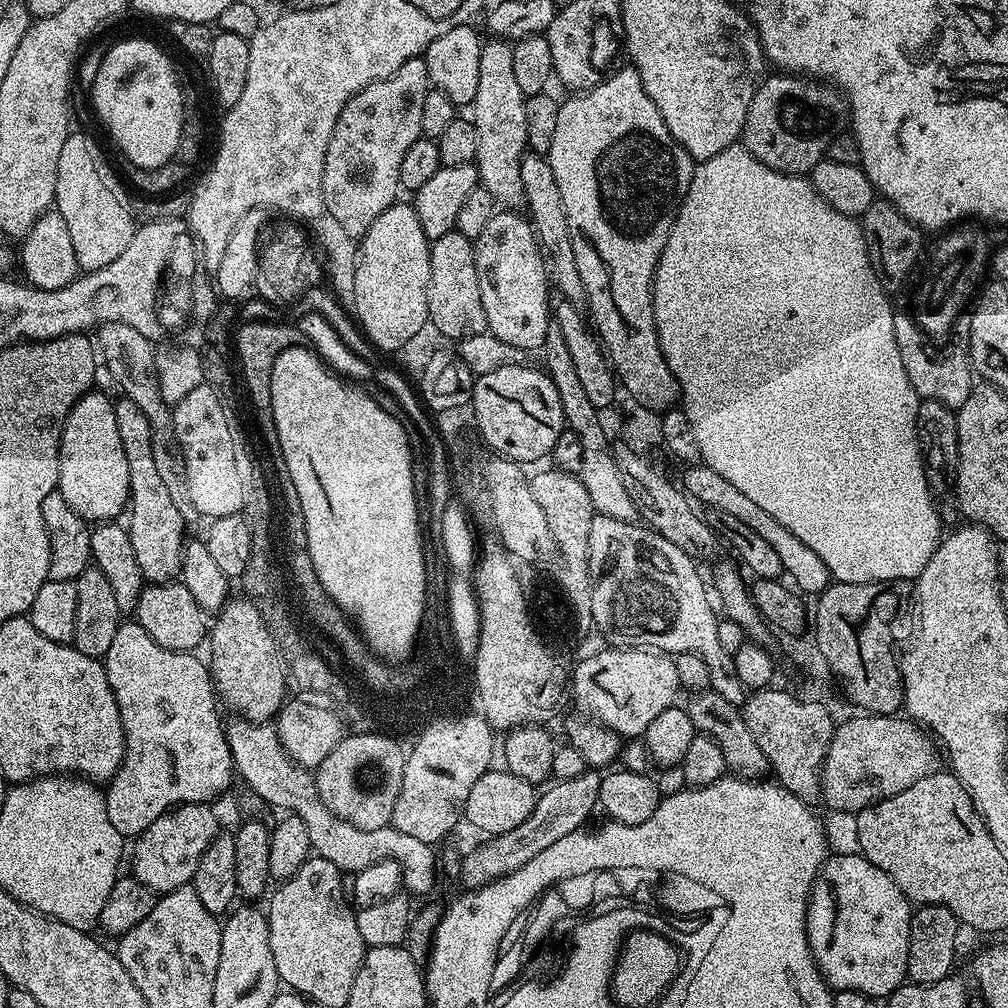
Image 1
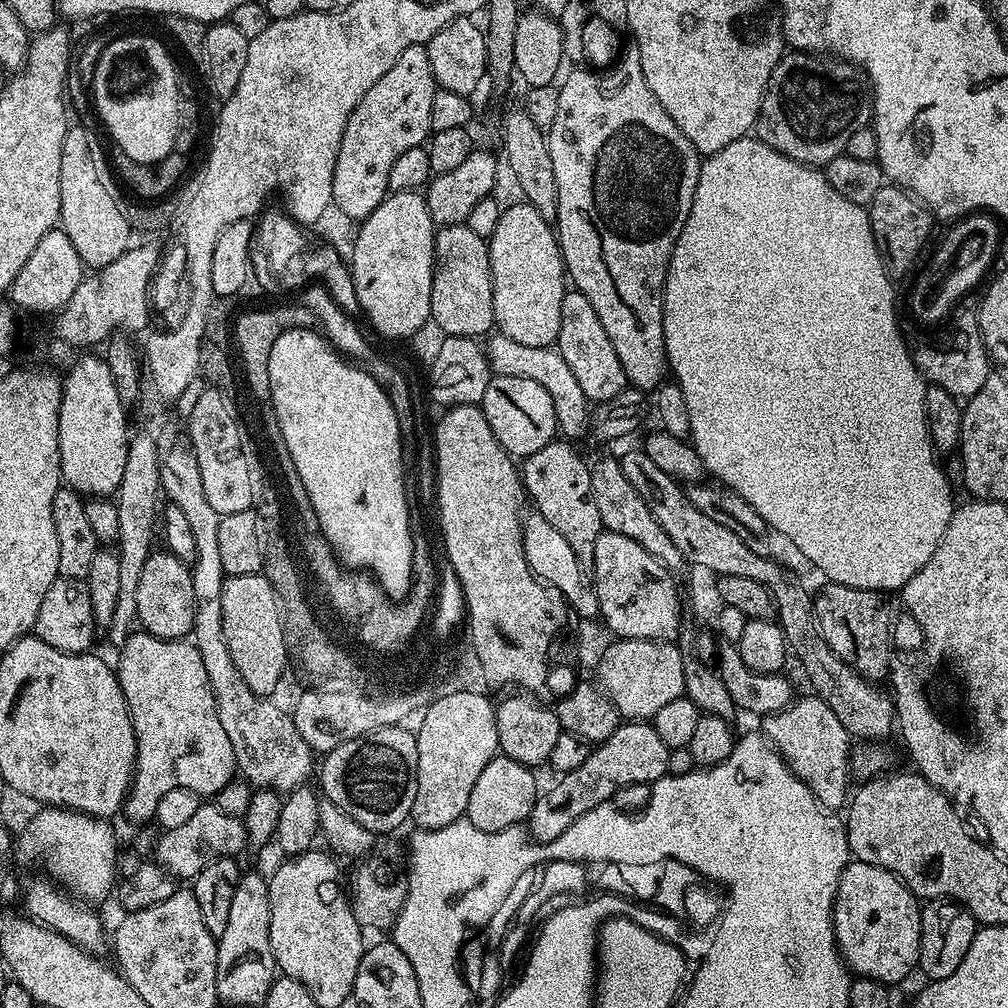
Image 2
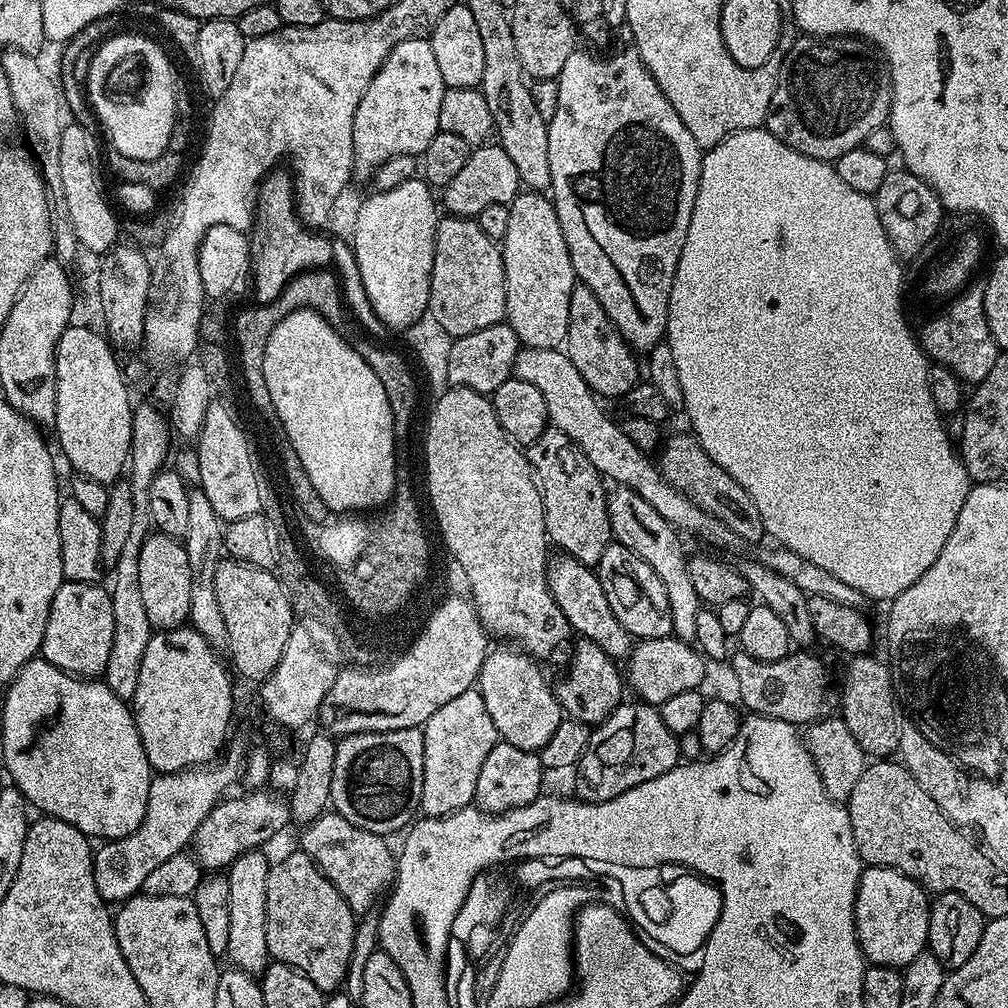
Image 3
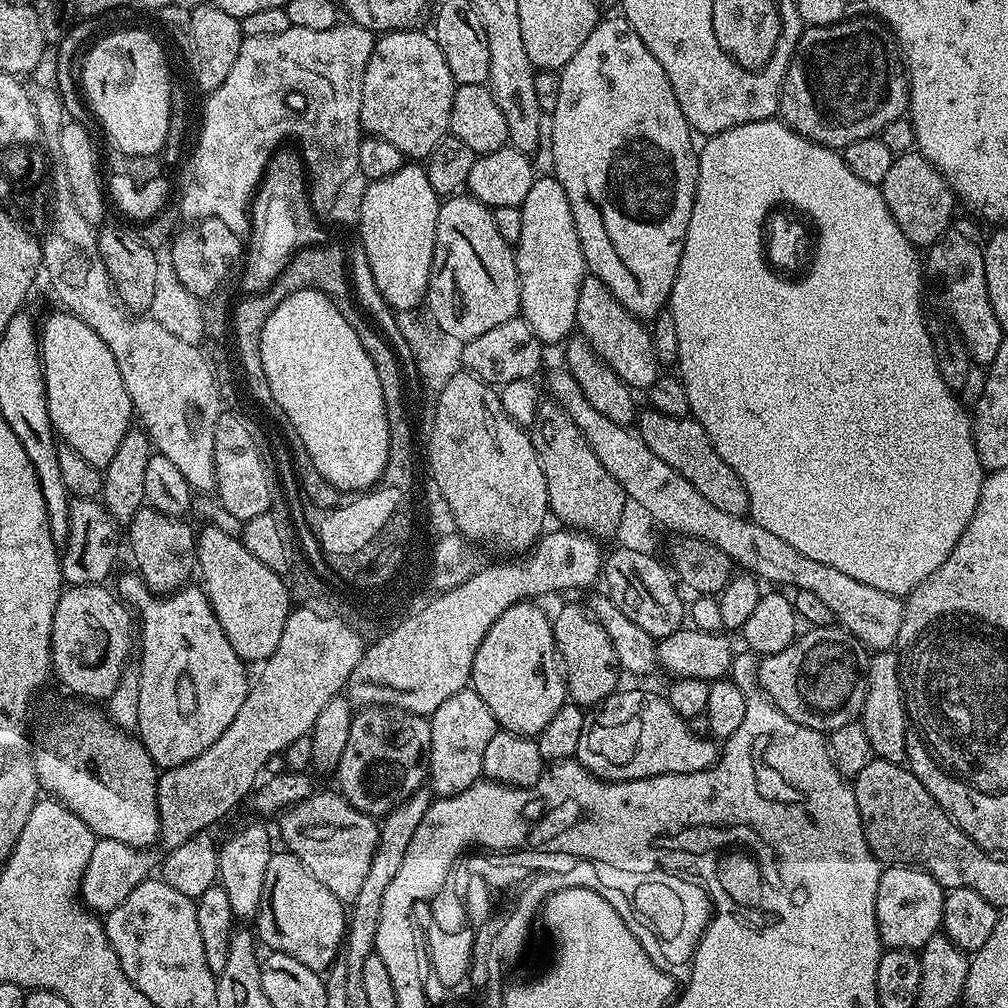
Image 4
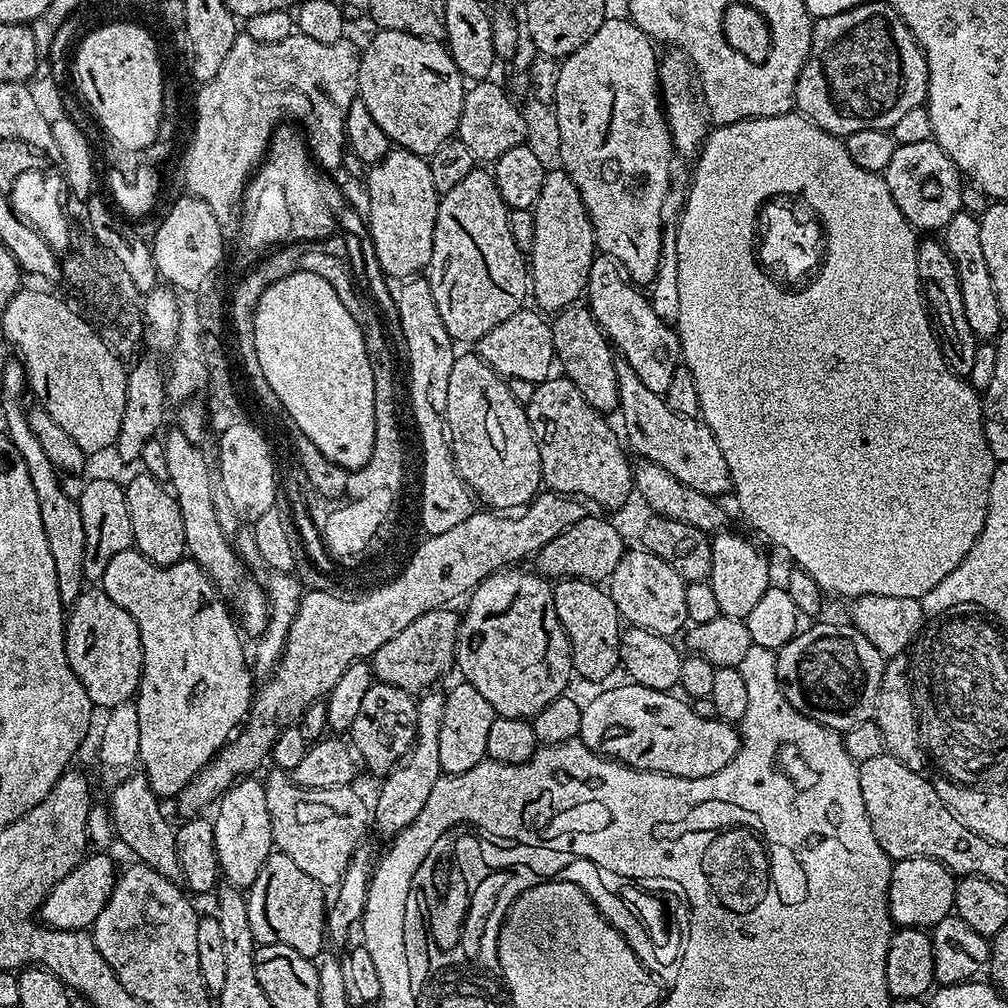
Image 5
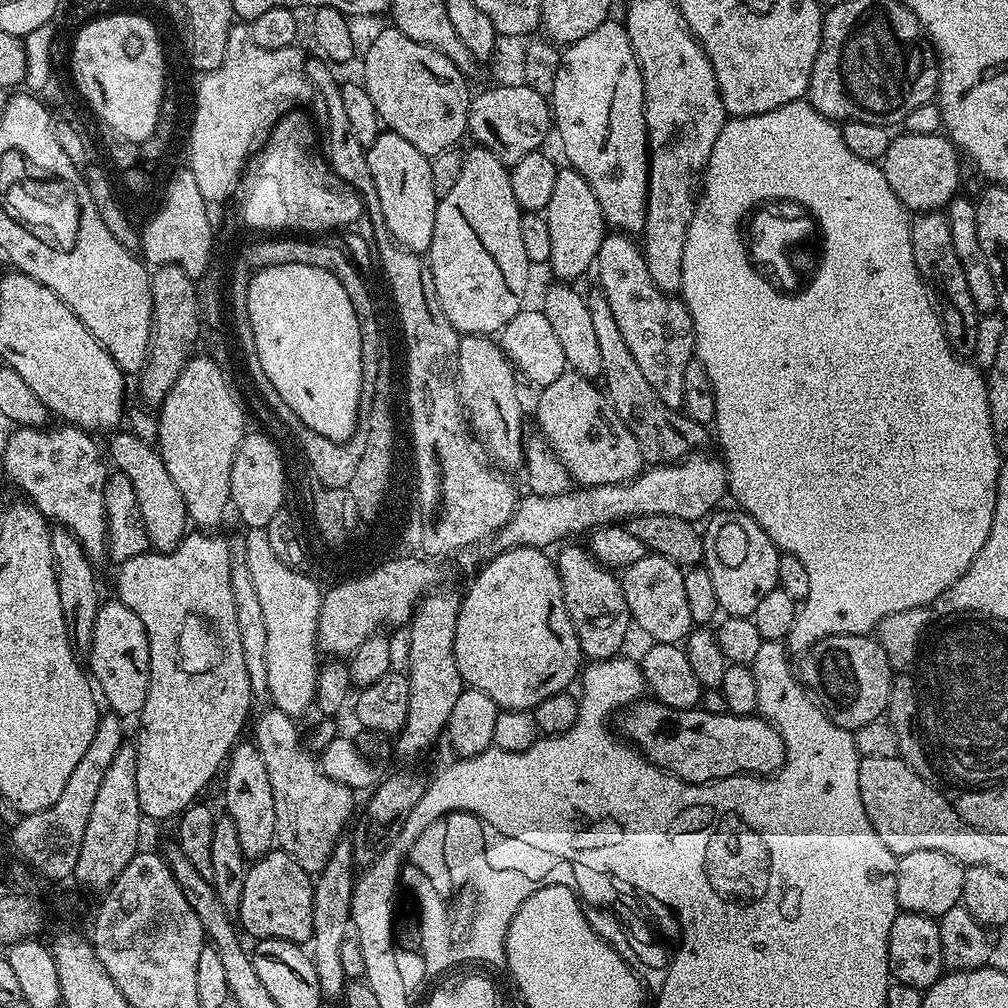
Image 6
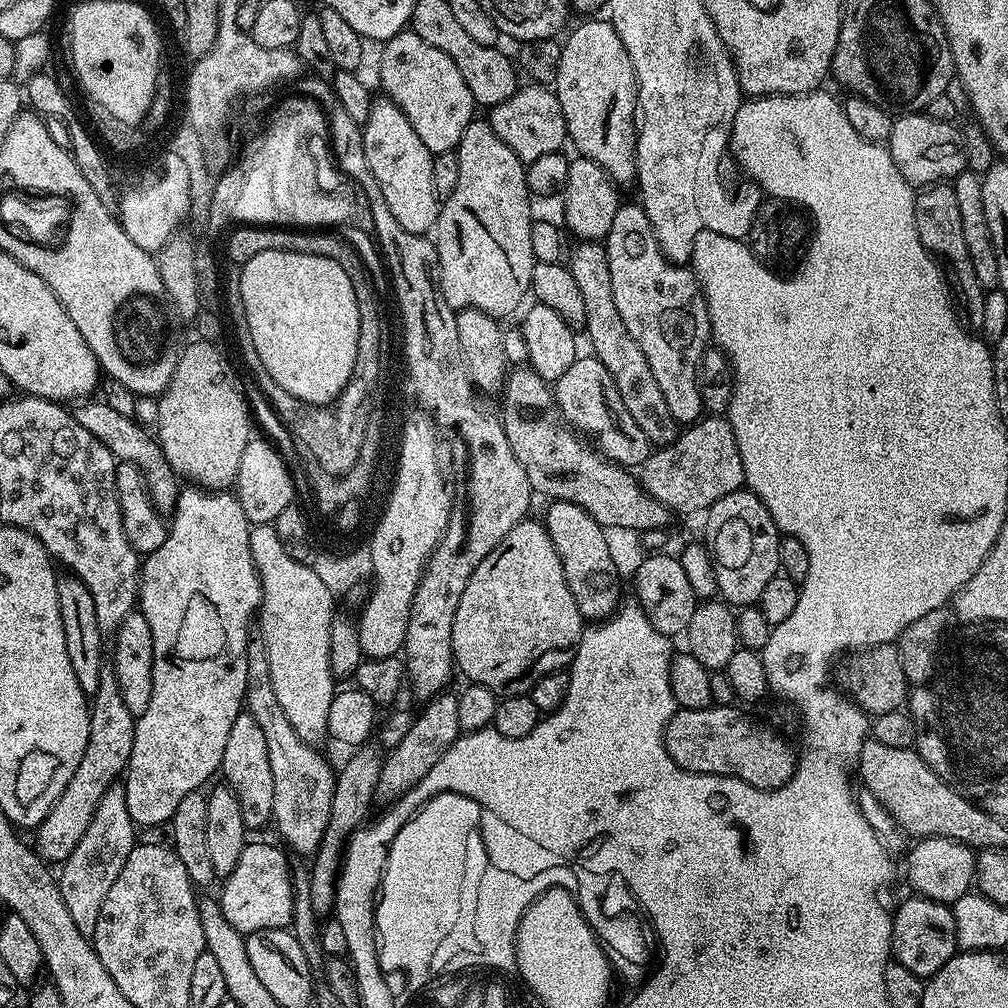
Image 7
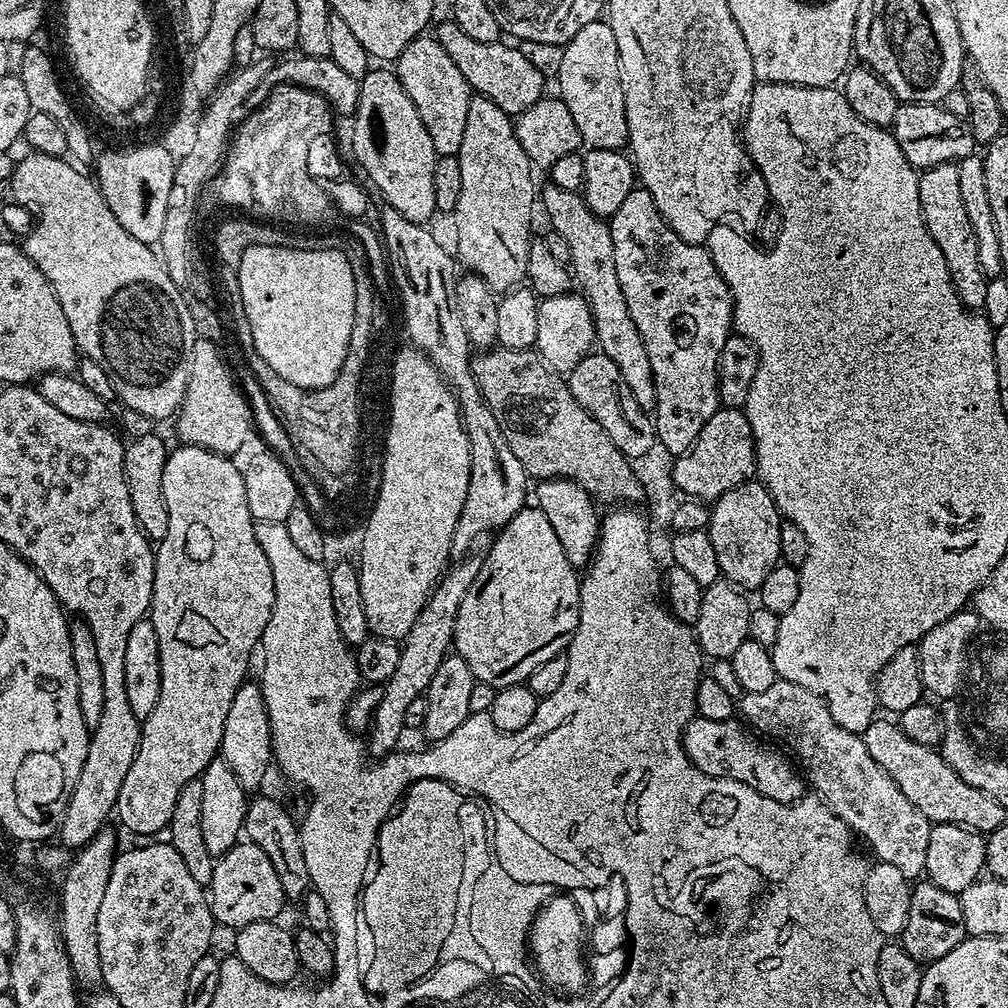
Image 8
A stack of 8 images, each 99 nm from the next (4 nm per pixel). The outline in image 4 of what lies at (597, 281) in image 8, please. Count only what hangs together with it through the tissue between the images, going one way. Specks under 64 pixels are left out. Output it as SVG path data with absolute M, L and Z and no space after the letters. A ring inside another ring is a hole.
M651 410L641 411L638 416L638 435L646 446L650 446L650 450L654 450L654 454L658 454L658 458L662 458L662 462L666 462L666 466L670 466L670 470L678 470L678 474L682 474L682 478L686 478L686 482L690 482L690 486L694 486L694 490L706 498L706 502L718 506L718 510L726 510L726 514L749 515L746 486L742 486L738 474L734 474L734 470L722 462L706 430L696 420L667 416Z

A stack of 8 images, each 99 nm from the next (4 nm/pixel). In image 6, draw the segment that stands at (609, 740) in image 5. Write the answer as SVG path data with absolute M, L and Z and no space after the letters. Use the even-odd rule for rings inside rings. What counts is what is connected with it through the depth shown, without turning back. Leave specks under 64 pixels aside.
M641 698L625 707L623 735L648 758L650 764L671 772L688 784L709 784L727 776L741 774L771 774L784 764L786 746L780 728L759 714L736 716L733 712L710 714L703 708L671 708L655 698Z

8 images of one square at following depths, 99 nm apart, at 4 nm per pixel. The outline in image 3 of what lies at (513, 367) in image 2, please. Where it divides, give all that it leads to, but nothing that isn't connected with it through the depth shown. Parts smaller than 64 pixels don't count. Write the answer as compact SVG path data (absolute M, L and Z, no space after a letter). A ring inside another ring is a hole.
M521 347L518 358L516 359L515 379L522 382L530 382L530 386L535 386L542 394L542 398L546 402L546 410L548 411L549 425L558 430L562 430L562 434L566 434L566 438L570 438L570 442L574 442L578 446L578 450L582 450L582 454L586 454L586 458L590 458L590 462L600 472L600 475L607 478L613 485L629 487L634 493L641 495L666 520L673 525L677 532L696 536L705 536L712 544L721 544L722 547L728 548L731 544L737 543L737 538L730 530L730 526L726 526L722 522L718 522L718 518L714 518L710 514L706 514L699 508L693 500L686 498L686 494L682 494L674 485L670 483L666 477L661 474L659 467L654 463L653 457L647 452L638 450L638 446L634 446L634 442L630 442L630 438L626 438L623 427L619 423L615 424L610 417L604 413L601 401L590 386L586 386L586 378L582 378L582 374L578 374L578 369L574 367L574 362L570 362L567 351L560 348L525 348Z

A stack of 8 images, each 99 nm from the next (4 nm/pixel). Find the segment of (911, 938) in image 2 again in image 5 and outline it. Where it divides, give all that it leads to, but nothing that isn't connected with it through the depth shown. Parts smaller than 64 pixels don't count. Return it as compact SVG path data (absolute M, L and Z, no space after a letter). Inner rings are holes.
M906 858L895 861L888 887L888 914L893 925L902 928L931 929L953 911L956 880L947 868L930 858Z

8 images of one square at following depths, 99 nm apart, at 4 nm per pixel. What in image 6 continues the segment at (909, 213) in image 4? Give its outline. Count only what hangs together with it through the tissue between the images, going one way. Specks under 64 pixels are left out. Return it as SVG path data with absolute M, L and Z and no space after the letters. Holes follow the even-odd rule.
M910 132L893 139L882 167L886 182L890 182L890 188L905 208L913 213L934 212L943 209L961 191L962 163L959 159L958 149L947 135Z

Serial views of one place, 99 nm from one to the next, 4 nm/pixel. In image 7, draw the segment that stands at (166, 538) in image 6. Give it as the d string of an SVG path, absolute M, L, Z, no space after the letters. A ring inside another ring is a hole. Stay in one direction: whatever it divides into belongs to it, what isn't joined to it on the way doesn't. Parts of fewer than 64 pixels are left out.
M88 398L77 403L74 415L78 426L86 426L86 430L90 430L90 434L94 434L94 438L98 438L98 442L102 442L102 446L106 446L106 450L110 450L117 461L140 468L148 484L148 493L152 495L152 503L161 514L175 513L176 500L182 491L182 484L170 462L166 462L164 452L160 449L160 441L149 429L147 432L142 425L135 424L137 421L131 416L118 414L118 410L113 410L100 398Z

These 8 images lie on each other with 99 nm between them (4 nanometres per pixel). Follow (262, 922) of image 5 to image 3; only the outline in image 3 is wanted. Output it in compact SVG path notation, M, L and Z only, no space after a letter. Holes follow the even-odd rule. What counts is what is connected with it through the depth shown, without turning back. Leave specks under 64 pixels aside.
M293 850L289 856L284 856L280 861L273 863L268 869L266 878L266 946L268 955L273 961L289 964L296 968L318 990L325 994L331 994L343 985L348 967L350 966L350 954L354 950L354 934L356 933L357 917L350 910L350 906L338 894L335 886L322 874L311 856L306 853Z

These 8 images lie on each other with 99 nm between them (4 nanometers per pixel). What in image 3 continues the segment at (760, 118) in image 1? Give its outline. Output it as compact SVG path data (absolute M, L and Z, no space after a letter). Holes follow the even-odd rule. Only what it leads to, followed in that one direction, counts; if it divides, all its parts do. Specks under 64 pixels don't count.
M807 34L801 35L799 38L792 41L792 49L788 51L786 54L786 58L782 62L782 66L780 67L780 73L778 74L778 78L776 79L776 89L774 90L774 98L770 98L770 111L768 111L768 116L764 119L763 127L767 128L770 134L774 134L774 138L778 138L781 140L786 146L790 146L794 150L798 150L798 154L806 154L810 158L814 158L815 160L826 160L829 162L835 162L839 156L842 154L846 154L846 150L854 150L855 148L861 147L863 145L865 138L870 134L870 130L874 130L875 128L883 128L887 125L888 115L890 114L890 106L892 105L892 80L888 77L888 69L887 67L875 64L874 61L871 60L870 57L867 56L866 53L863 52L863 48L866 48L865 41L855 37L855 36L809 36Z

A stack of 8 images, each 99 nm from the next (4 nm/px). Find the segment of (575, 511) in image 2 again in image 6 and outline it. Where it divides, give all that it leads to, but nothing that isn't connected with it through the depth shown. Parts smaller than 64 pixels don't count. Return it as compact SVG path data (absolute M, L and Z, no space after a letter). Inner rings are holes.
M565 370L554 382L539 389L540 397L536 400L536 420L540 423L539 431L548 445L554 449L556 456L563 462L569 477L577 485L625 484L626 481L639 476L646 467L646 461L638 444L638 438L622 422L616 407L609 402L608 394L595 379L583 376L571 370Z

